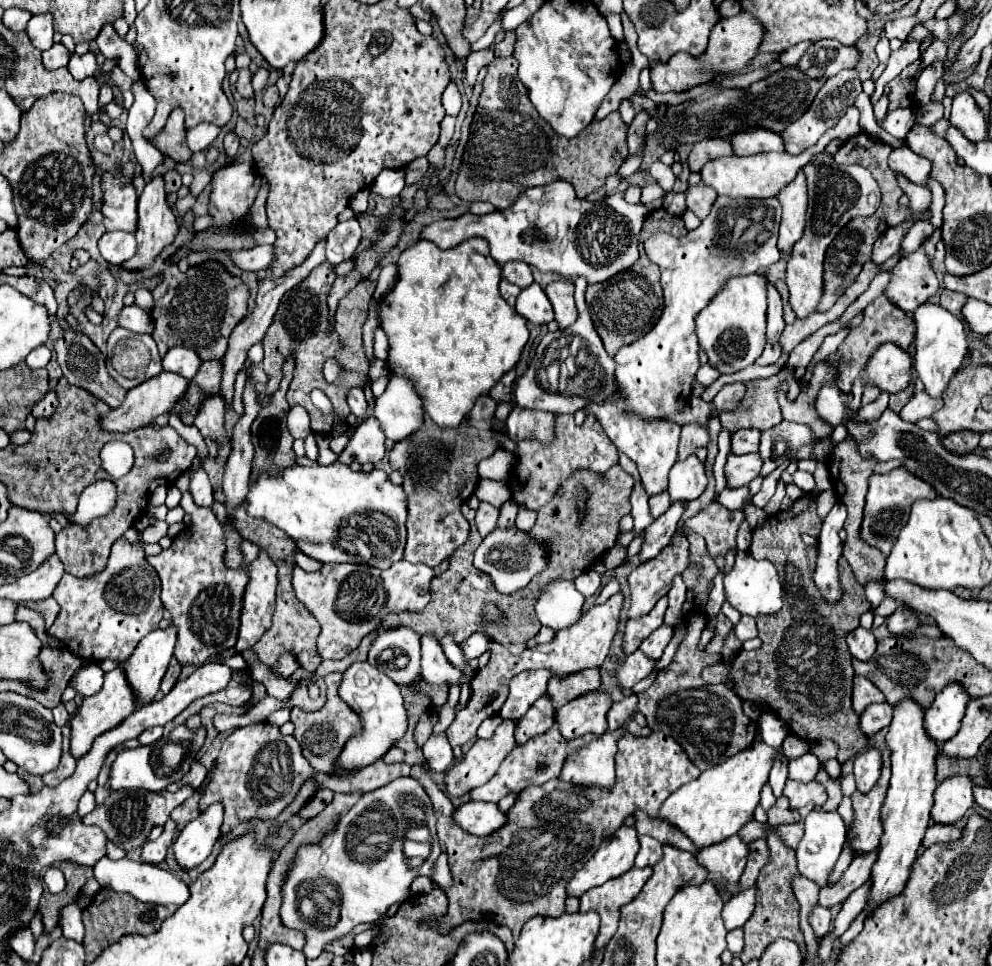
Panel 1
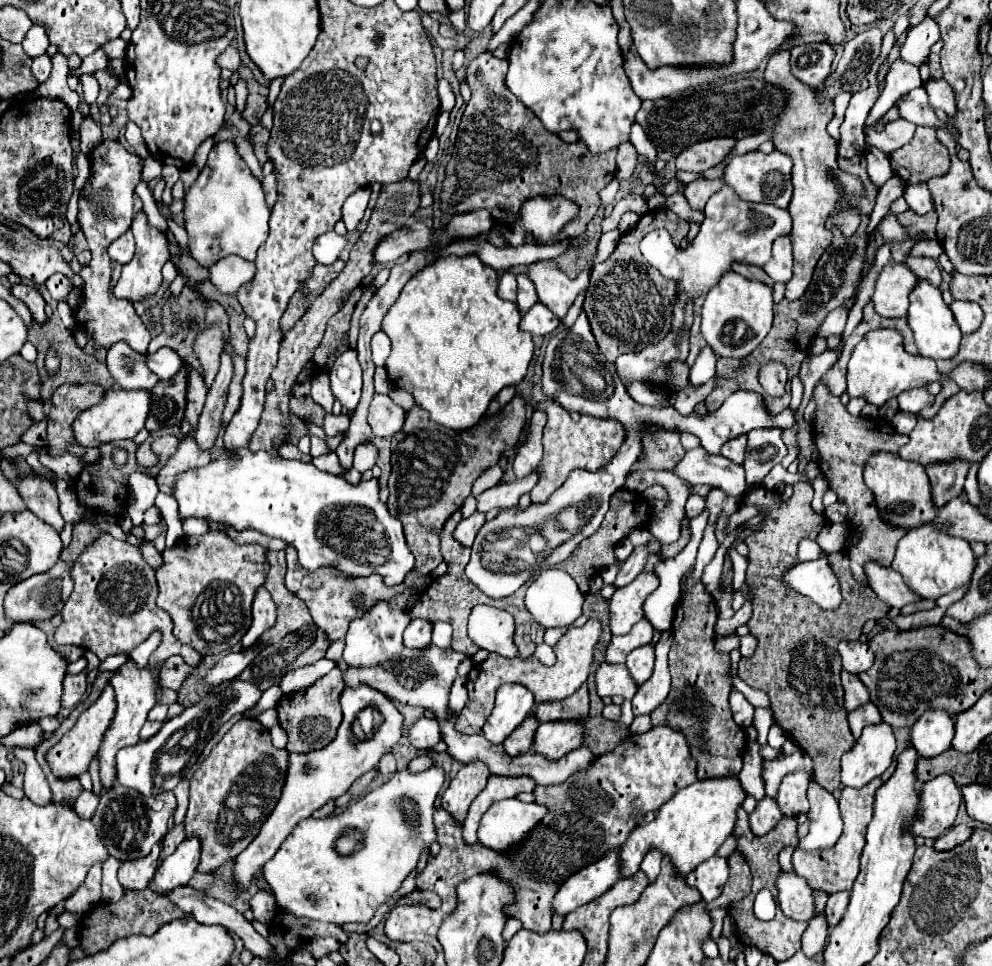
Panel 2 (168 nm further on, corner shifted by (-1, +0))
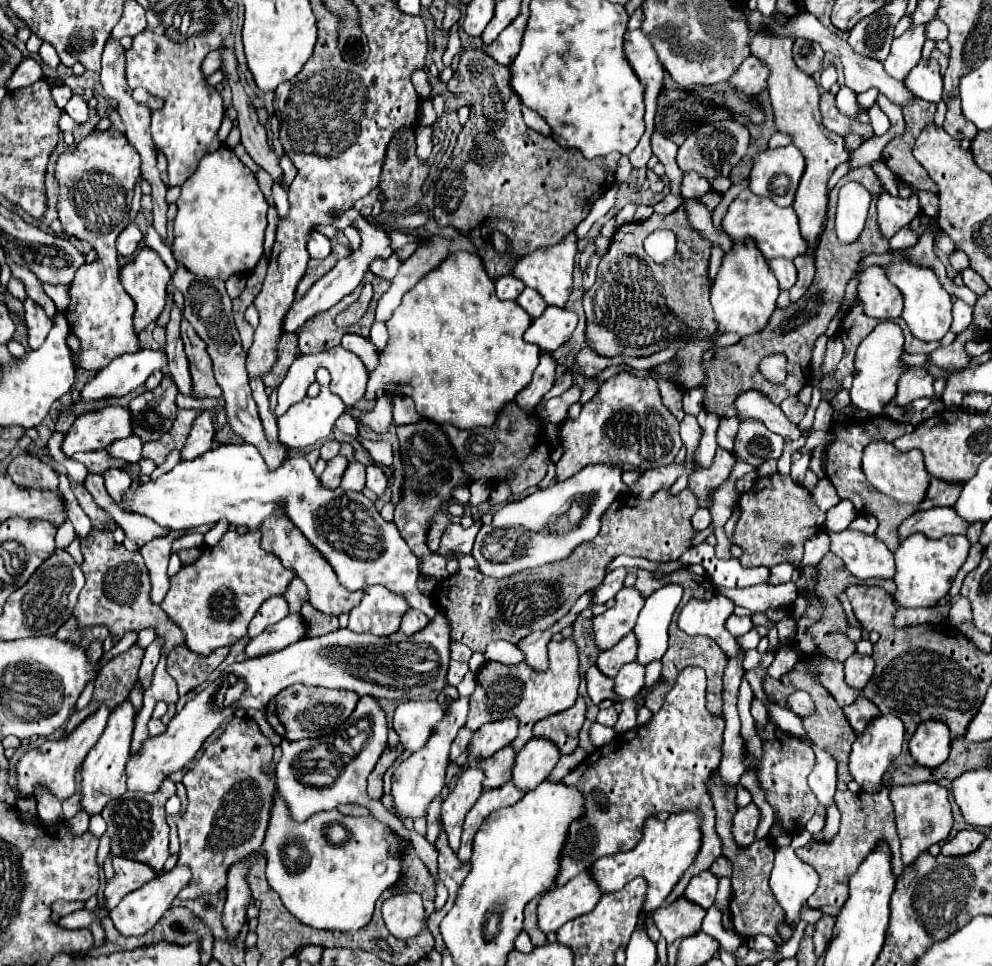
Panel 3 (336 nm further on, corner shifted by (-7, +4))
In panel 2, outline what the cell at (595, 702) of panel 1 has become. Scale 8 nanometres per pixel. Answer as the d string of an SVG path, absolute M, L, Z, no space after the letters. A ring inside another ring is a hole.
M578 721L542 723L534 733L532 753L540 753L548 761L558 761L582 745L582 733L584 729Z

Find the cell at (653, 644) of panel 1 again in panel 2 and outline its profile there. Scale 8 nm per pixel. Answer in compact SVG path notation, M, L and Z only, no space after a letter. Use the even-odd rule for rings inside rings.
M644 645L644 647L634 649L626 659L626 669L628 669L630 677L634 679L636 687L640 687L644 681L648 681L652 675L652 669L654 669L654 647Z

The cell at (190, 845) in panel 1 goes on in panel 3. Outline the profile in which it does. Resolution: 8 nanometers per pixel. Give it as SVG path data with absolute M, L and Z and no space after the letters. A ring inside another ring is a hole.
M176 865L176 867L170 869L170 871L158 873L156 879L152 879L152 881L146 883L146 885L142 885L142 887L136 889L134 893L128 893L128 895L120 901L120 905L118 905L114 911L110 911L110 917L112 917L112 921L114 921L114 927L118 927L118 931L124 933L126 937L146 933L148 929L152 929L152 927L158 923L158 919L164 915L164 911L170 909L172 901L176 899L176 895L180 893L180 889L186 887L188 881L190 881L190 869L188 869L188 865Z

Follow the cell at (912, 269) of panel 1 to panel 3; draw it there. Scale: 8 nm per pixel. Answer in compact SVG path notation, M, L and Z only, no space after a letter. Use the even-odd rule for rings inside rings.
M872 265L864 269L864 273L860 275L858 293L864 305L864 313L880 321L900 317L904 309L904 303L902 303L904 299L900 289L896 289L890 283L886 269L882 269L880 265Z

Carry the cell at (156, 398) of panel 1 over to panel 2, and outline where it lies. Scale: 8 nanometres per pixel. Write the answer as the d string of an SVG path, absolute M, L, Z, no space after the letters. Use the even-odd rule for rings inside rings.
M108 391L104 399L80 413L76 421L72 423L74 427L74 441L82 447L100 447L102 443L118 441L118 439L132 439L140 429L144 429L146 417L150 411L150 391Z

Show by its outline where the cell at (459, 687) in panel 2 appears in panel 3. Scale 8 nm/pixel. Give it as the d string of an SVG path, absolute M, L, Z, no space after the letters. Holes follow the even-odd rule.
M452 661L452 663L450 663L450 669L448 669L448 685L454 685L454 687L456 687L456 685L464 679L466 671L468 671L468 665L466 665L466 663Z

